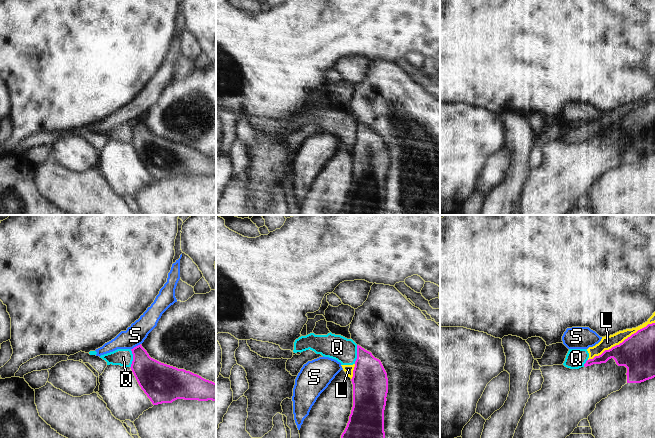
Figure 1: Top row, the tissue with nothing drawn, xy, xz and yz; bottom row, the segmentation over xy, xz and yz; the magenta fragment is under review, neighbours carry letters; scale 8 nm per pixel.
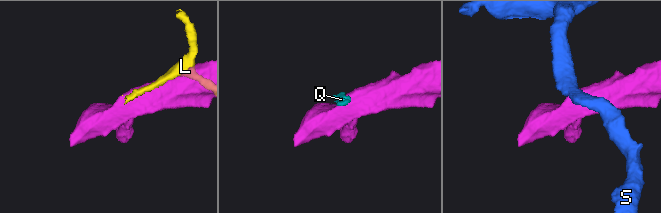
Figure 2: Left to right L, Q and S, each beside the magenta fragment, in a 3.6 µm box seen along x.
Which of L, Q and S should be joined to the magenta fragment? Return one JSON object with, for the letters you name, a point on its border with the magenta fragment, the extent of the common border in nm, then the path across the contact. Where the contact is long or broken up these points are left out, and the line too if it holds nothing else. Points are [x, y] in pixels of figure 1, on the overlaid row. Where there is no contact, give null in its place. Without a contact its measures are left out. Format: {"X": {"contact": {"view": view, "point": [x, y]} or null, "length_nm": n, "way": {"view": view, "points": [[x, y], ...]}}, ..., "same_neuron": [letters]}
{"same_neuron": []}

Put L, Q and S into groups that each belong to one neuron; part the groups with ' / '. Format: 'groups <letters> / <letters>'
groups L Q / S

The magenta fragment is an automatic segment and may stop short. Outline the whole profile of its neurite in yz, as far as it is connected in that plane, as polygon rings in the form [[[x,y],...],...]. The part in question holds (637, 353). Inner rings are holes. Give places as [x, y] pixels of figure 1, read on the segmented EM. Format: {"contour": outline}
{"contour": [[[655,323],[638,330],[619,345],[589,359],[585,367],[613,358],[627,368],[627,383],[641,383],[655,377]]]}

